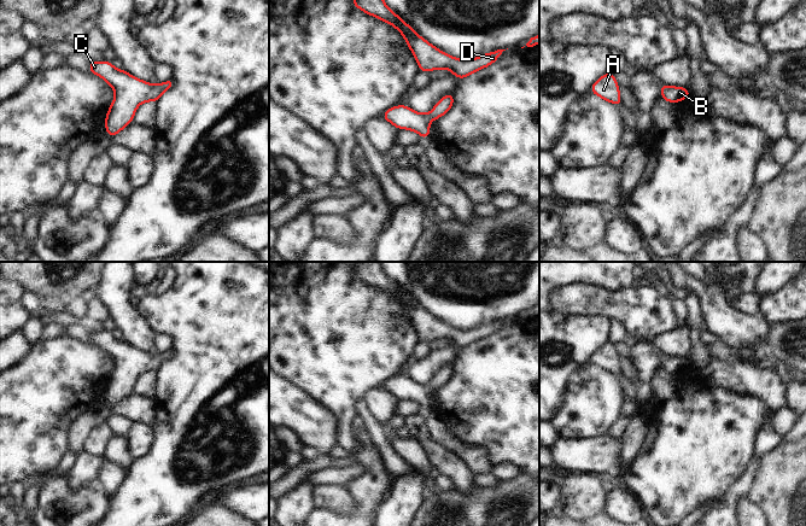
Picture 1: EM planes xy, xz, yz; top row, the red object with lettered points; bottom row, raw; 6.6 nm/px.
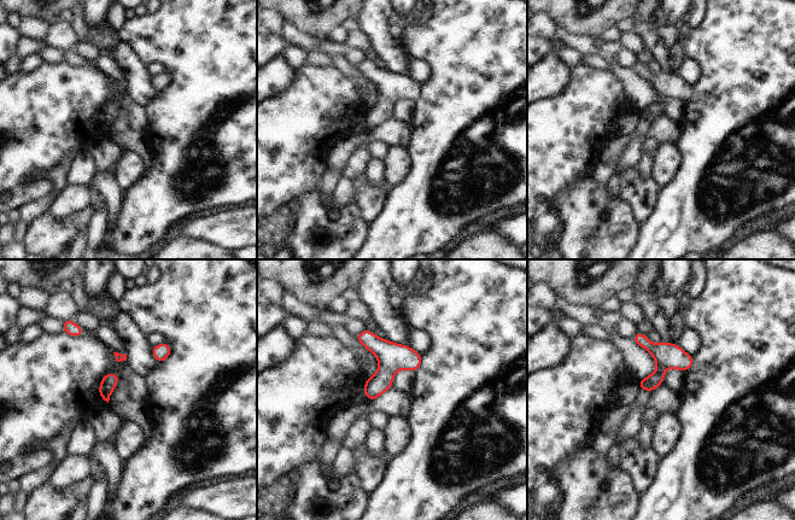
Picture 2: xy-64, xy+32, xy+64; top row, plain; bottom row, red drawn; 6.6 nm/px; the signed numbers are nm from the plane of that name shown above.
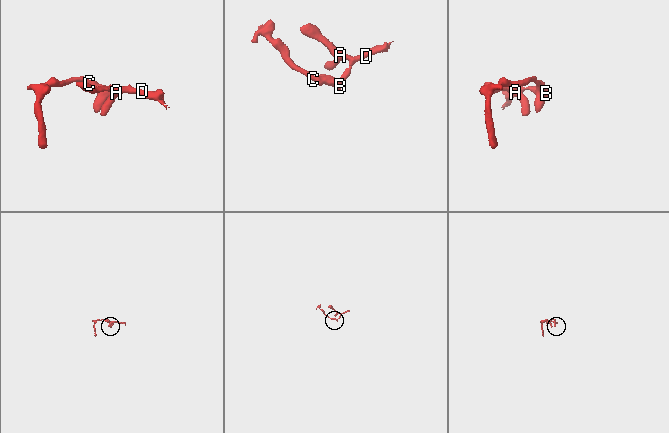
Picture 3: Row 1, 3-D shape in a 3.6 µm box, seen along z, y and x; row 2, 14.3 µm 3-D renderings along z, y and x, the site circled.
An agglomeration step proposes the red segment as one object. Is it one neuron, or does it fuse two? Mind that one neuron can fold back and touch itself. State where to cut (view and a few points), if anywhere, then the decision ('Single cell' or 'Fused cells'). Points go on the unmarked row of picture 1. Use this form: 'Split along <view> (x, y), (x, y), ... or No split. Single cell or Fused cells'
No split. Single cell

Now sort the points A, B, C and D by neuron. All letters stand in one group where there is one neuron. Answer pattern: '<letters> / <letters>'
A B C D

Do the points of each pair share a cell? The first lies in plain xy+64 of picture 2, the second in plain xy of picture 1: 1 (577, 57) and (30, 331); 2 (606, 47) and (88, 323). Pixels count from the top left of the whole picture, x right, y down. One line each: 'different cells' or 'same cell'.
1: same cell
2: same cell

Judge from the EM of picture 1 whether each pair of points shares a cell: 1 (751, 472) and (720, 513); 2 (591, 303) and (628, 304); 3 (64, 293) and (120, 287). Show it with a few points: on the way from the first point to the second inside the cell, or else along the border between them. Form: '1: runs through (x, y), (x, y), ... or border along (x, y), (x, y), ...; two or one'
1: runs through (745, 481), (729, 503); one
2: runs through (600, 303), (619, 304); one
3: border along (104, 274), (100, 285), (95, 290); two

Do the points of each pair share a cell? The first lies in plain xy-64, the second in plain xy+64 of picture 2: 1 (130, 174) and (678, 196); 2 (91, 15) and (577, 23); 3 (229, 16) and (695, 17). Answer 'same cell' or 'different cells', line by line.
1: different cells
2: different cells
3: different cells

